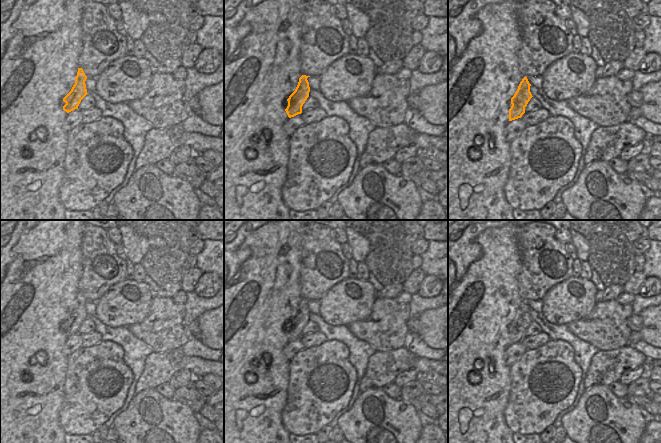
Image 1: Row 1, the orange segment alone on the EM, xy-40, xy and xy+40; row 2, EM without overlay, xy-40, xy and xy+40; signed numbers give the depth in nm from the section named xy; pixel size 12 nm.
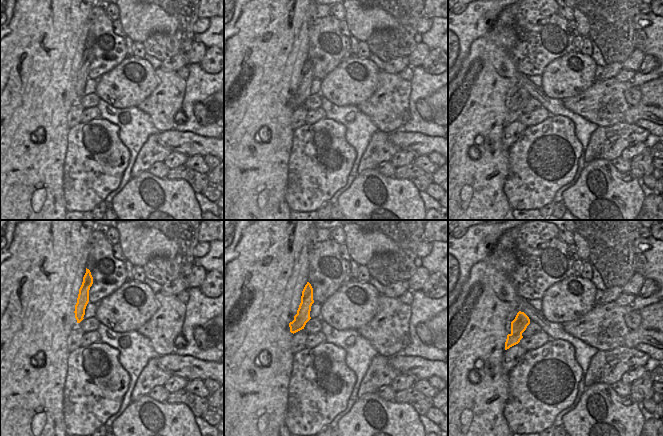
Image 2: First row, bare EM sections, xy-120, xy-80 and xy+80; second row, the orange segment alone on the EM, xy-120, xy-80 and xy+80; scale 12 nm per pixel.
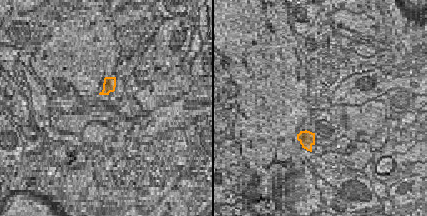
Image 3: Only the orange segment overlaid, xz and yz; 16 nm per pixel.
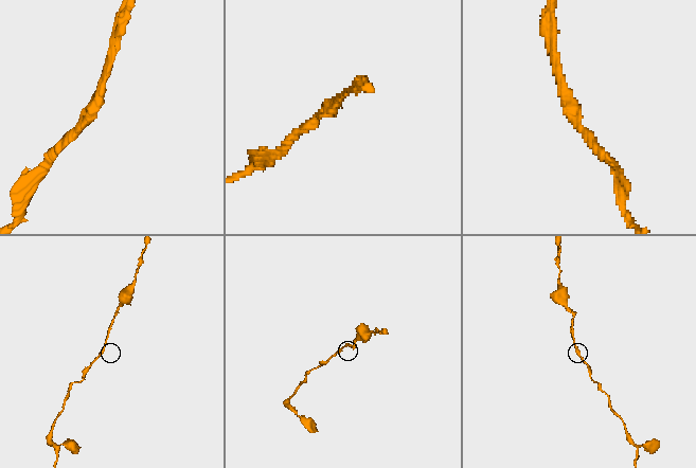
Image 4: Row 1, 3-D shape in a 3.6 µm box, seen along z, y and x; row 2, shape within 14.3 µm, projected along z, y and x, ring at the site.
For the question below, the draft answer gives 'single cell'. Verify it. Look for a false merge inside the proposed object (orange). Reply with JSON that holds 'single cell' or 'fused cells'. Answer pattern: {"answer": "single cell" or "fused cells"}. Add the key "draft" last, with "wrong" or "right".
{"answer": "single cell", "draft": "right"}

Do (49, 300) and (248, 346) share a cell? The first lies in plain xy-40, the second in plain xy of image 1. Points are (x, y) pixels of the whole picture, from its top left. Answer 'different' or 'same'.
same

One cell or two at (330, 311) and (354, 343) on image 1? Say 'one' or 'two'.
two

